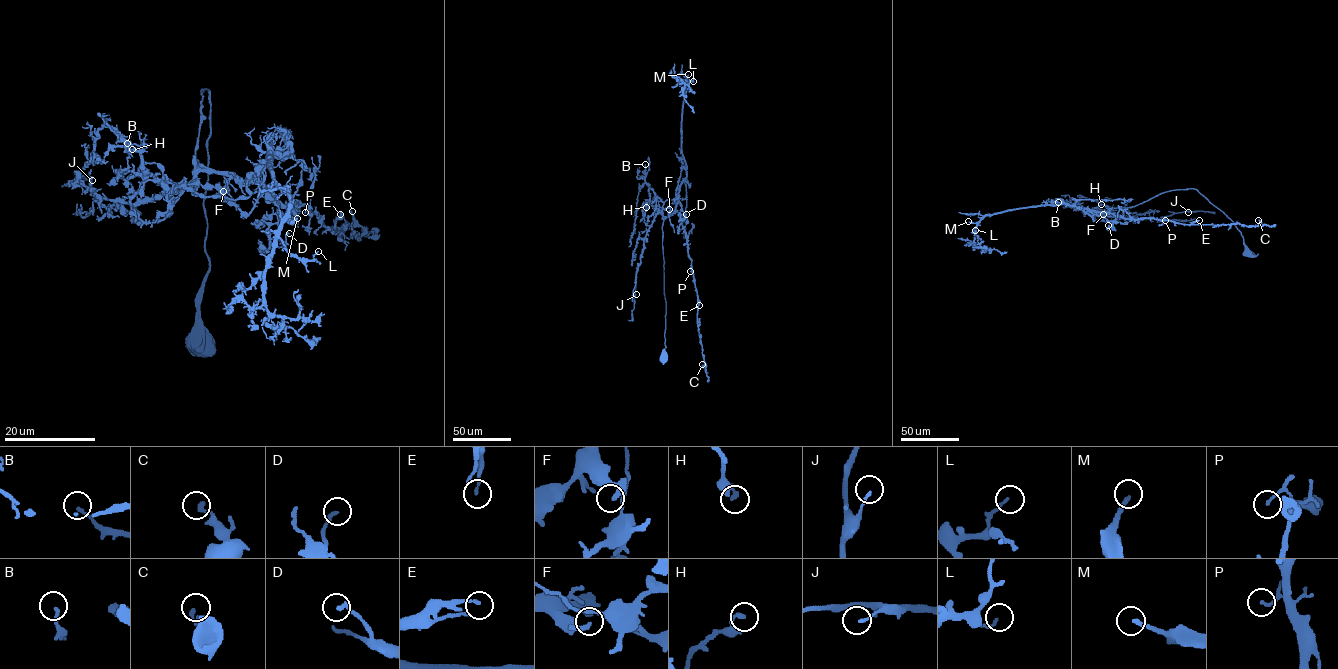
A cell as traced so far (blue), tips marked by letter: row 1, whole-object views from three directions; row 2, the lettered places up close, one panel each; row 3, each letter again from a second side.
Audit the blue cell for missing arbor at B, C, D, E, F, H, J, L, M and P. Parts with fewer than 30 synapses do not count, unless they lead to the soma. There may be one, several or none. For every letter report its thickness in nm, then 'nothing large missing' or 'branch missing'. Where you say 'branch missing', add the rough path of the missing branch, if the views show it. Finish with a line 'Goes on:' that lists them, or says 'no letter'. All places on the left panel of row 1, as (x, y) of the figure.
B: calibre 160 nm; nothing large missing
C: calibre 240 nm; nothing large missing
D: calibre 220 nm; nothing large missing
E: calibre 150 nm; nothing large missing
F: calibre 180 nm; nothing large missing
H: calibre 220 nm; nothing large missing
J: calibre 120 nm; nothing large missing
L: calibre 140 nm; nothing large missing
M: calibre 220 nm; branch missing; course (297, 218), (313, 218), (322, 210)
P: calibre 150 nm; nothing large missing
Goes on: M

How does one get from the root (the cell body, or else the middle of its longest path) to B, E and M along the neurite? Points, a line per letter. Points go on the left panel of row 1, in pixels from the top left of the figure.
B: (203, 337), (210, 92), (202, 92), (199, 164), (191, 180), (166, 183), (148, 175), (127, 143)
E: (203, 337), (205, 89), (195, 164), (258, 180), (281, 204), (305, 204), (330, 229), (340, 214)
M: (203, 337), (205, 89), (195, 164), (250, 179), (290, 145), (270, 167), (297, 218)

